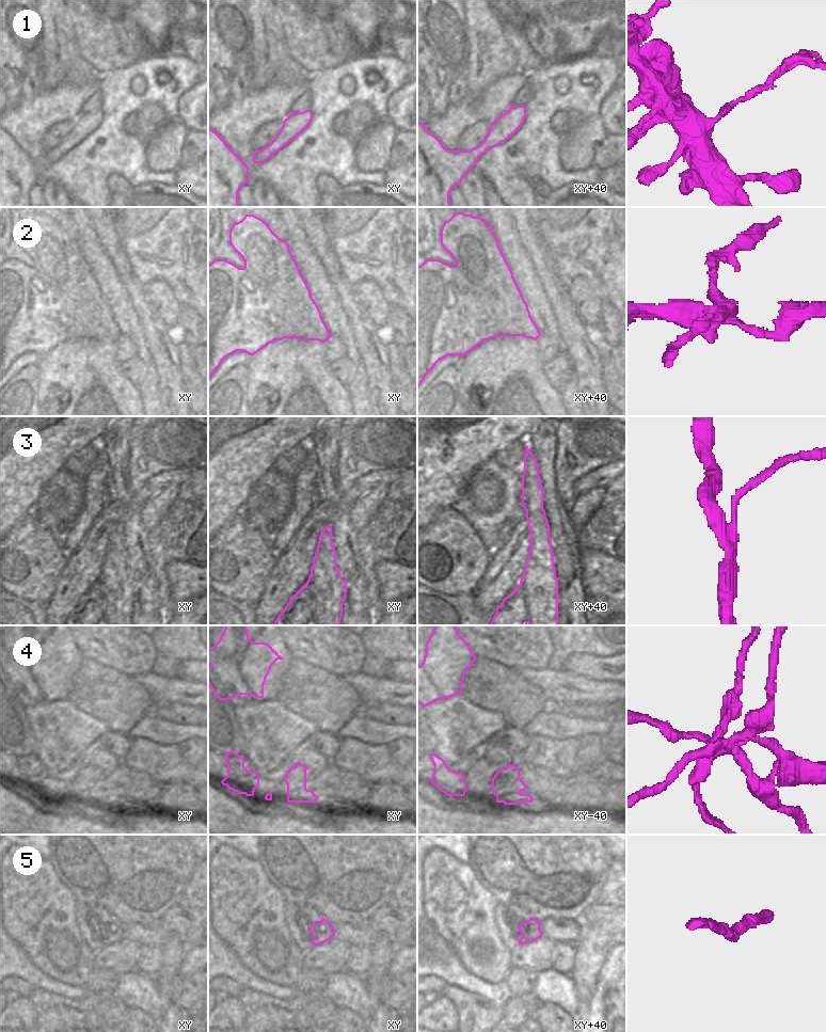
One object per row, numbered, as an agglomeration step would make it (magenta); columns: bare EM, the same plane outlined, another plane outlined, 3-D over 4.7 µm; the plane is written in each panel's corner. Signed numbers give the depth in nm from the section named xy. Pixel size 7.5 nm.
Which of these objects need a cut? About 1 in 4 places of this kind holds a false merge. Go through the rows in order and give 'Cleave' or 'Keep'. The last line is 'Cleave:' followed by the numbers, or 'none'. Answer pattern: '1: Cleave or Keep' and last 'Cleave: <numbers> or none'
1: Cleave
2: Cleave
3: Cleave
4: Cleave
5: Keep
Cleave: 1, 2, 3, 4

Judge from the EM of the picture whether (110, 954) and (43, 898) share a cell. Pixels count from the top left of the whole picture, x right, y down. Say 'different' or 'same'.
different

